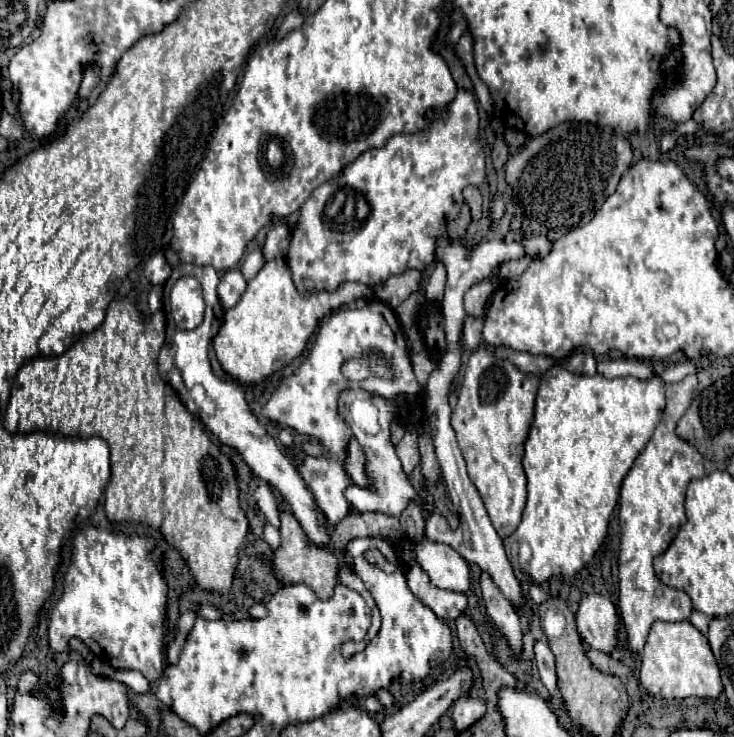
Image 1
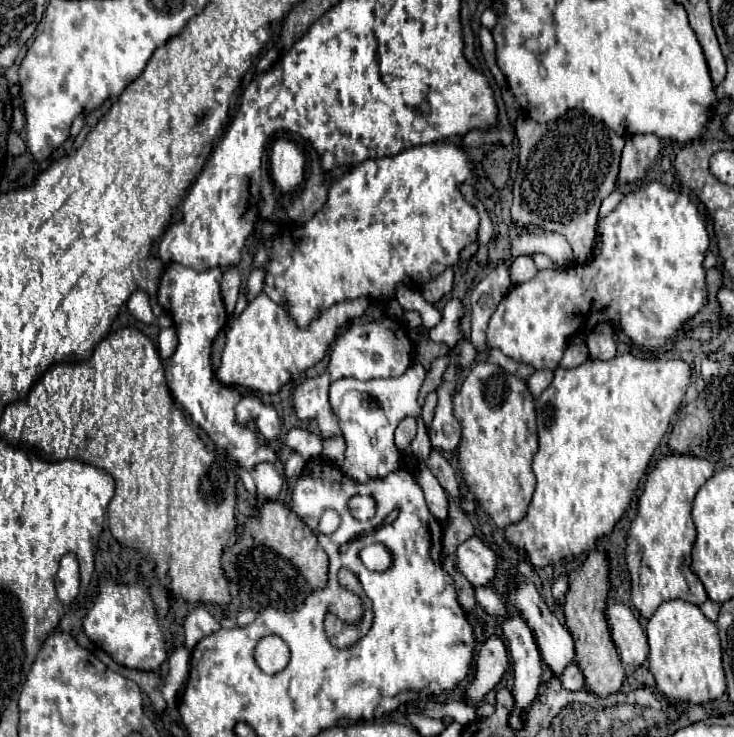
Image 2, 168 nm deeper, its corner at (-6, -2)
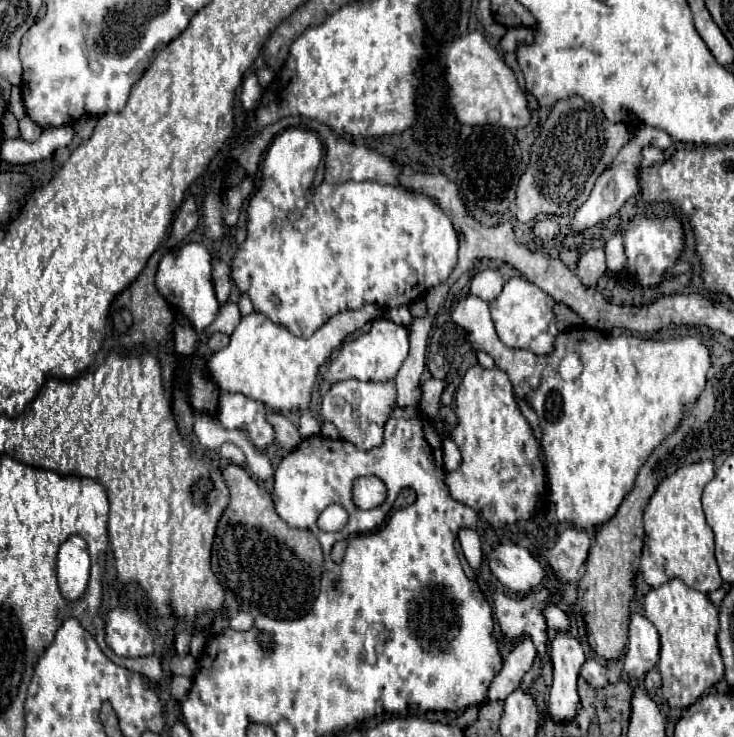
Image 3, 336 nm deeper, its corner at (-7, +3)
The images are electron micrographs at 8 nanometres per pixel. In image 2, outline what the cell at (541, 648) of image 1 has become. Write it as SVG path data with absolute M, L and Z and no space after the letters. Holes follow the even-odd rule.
M568 663L566 669L562 671L562 675L558 675L562 687L566 687L566 691L578 691L584 687L584 679L582 679L582 673L578 669L576 663Z

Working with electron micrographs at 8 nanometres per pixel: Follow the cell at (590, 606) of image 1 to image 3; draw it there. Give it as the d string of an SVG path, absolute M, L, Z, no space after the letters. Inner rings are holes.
M633 612L629 624L629 642L625 650L625 674L629 680L641 680L659 662L659 634L655 626L643 616Z

